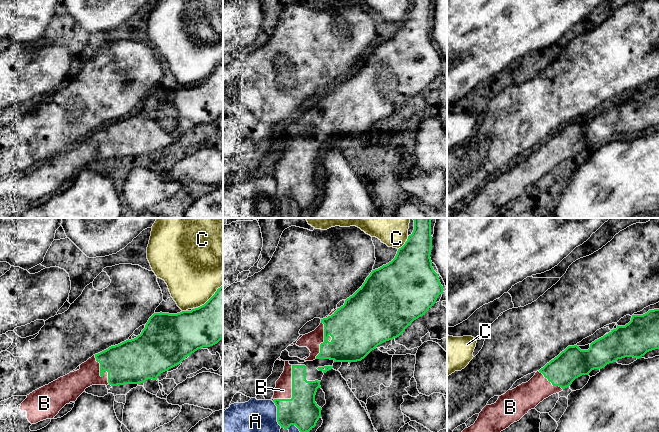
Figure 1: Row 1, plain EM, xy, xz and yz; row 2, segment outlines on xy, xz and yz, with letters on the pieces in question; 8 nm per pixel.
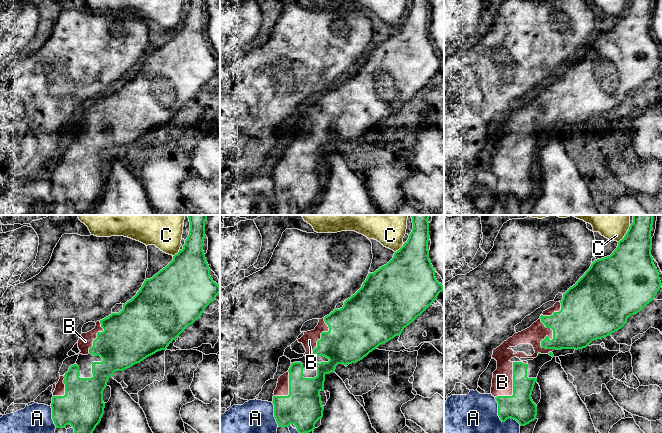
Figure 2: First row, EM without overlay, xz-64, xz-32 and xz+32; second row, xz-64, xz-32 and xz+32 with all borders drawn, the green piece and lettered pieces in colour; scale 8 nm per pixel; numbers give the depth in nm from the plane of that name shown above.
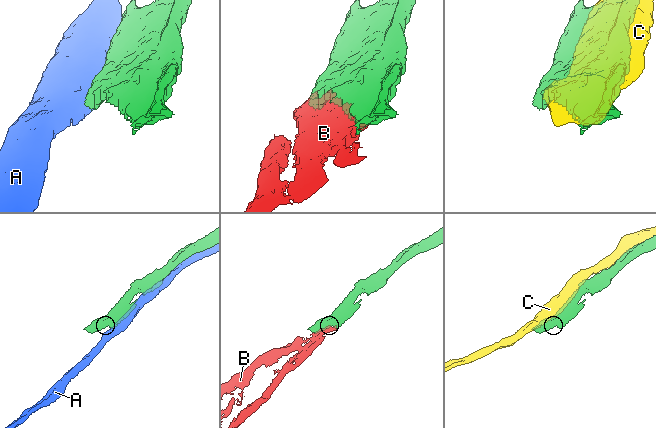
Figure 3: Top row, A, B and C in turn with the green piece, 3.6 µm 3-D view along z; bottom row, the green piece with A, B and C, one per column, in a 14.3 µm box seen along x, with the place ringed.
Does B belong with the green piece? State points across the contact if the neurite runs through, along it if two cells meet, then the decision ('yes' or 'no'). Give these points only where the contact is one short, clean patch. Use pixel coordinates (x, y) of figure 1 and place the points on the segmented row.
yes

